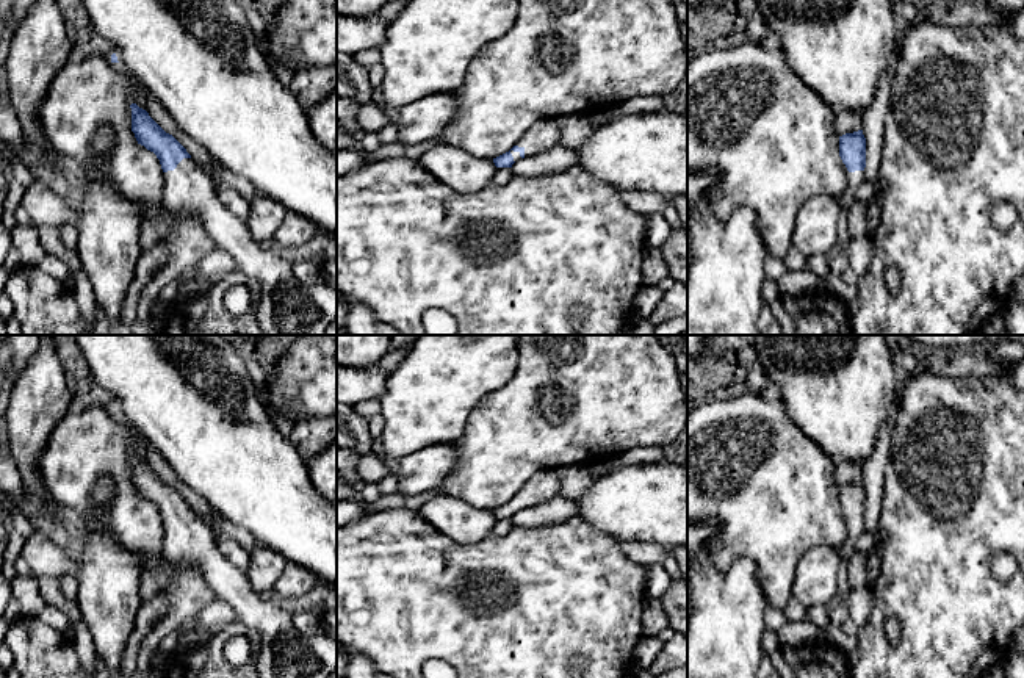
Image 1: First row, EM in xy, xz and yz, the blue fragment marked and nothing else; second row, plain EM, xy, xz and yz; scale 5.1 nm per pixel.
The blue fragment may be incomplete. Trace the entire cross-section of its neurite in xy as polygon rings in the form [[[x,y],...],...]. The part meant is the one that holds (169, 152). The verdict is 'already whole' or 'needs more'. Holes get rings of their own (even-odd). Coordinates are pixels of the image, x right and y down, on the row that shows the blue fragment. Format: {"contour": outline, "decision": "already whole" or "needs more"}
{"contour": [[[132,108],[132,132],[138,144],[160,160],[169,211],[194,213],[219,249],[235,260],[235,269],[260,282],[255,307],[263,335],[324,335],[337,318],[337,288],[326,282],[301,283],[293,276],[291,260],[258,246],[244,221],[219,200],[213,179],[186,149],[166,133],[146,110]]], "decision": "needs more"}

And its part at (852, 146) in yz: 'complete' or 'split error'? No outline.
split error

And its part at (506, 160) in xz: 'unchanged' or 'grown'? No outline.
grown

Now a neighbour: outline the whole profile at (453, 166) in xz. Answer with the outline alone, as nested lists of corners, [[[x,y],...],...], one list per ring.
[[[438,142],[418,163],[442,183],[460,193],[474,193],[492,183],[493,158],[478,158],[459,147]]]

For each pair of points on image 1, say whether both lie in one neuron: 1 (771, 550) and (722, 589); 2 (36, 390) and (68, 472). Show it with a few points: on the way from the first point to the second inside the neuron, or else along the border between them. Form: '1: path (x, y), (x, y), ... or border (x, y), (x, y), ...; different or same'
1: border (717, 567), (725, 570), (749, 558), (766, 597); different
2: border (68, 412), (52, 432), (38, 465); different

